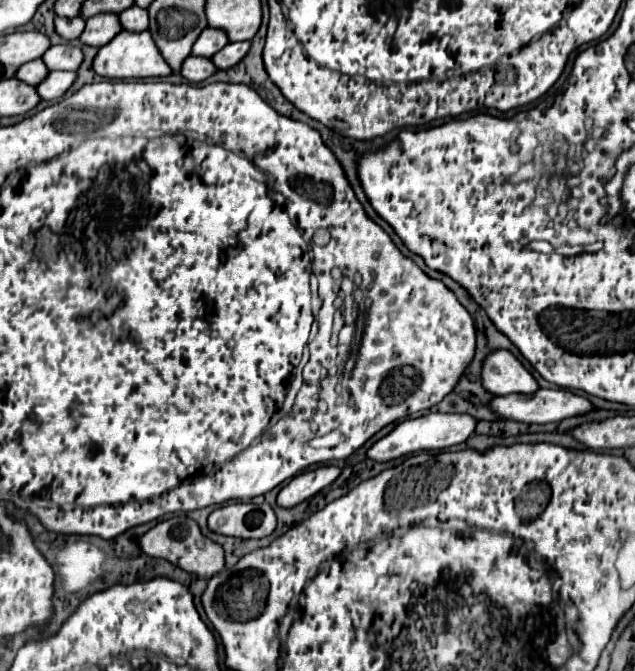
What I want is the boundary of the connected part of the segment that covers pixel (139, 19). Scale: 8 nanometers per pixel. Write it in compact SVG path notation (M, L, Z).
M134 5L120 13L120 23L126 31L136 31L136 33L146 31L148 29L148 11Z

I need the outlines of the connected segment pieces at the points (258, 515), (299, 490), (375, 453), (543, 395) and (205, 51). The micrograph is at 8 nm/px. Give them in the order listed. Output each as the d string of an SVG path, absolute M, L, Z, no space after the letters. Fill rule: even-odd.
M228 503L210 513L208 527L220 535L260 539L276 529L276 515L268 503Z
M324 465L314 471L304 471L304 473L292 477L292 481L282 487L282 491L278 493L278 505L294 507L294 505L306 501L308 497L316 495L320 489L328 487L338 475L340 475L340 469L334 465Z
M428 413L416 419L408 419L402 421L400 425L394 427L392 433L388 433L386 437L382 437L378 443L374 443L368 451L368 457L374 461L390 461L396 457L404 457L404 455L412 455L418 451L432 451L432 449L446 449L452 445L460 445L464 443L476 429L476 419L472 419L470 415L460 415L460 413Z
M538 389L532 395L506 395L506 397L494 397L492 399L492 411L498 413L504 419L524 421L524 423L560 423L568 417L586 415L594 409L594 405L580 395L574 395L568 389Z
M208 27L202 31L202 35L198 37L198 41L192 47L192 55L200 55L200 57L212 57L216 55L216 51L220 51L224 45L228 43L228 35L224 35L224 31Z

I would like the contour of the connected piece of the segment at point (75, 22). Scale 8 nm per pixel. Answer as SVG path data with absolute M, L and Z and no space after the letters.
M56 17L56 33L68 41L74 41L82 35L86 21L82 17L74 17L74 19L66 19L66 17Z

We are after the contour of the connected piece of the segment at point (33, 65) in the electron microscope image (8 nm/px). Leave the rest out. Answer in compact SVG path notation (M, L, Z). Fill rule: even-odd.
M36 59L36 61L28 61L20 67L20 71L16 73L16 77L24 83L30 83L30 85L38 85L44 81L44 77L48 75L48 67L44 67L44 61L42 59Z

